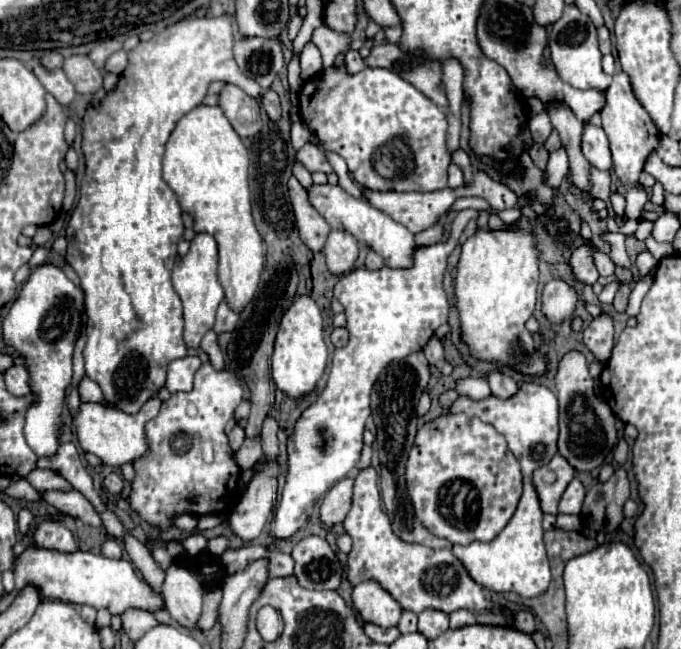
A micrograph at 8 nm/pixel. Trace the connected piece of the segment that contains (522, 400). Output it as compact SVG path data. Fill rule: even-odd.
M524 382L518 390L516 396L508 398L508 400L500 400L500 398L486 398L482 402L474 402L466 396L460 396L450 412L464 412L468 416L478 416L482 422L492 424L508 442L508 448L514 452L514 456L518 458L520 466L522 466L522 474L524 478L530 478L530 474L548 464L552 460L552 456L556 454L556 440L558 440L558 398L554 392L550 392L546 386L542 384L532 384L532 382Z

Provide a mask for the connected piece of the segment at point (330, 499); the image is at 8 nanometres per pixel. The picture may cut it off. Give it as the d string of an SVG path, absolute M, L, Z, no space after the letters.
M344 478L328 490L328 494L324 496L324 502L320 506L322 524L334 526L346 518L350 504L352 504L352 486L354 486L354 480Z

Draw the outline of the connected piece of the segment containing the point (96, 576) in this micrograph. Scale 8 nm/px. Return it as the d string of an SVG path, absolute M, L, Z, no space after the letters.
M30 546L16 562L16 588L24 588L26 584L36 586L42 596L46 598L58 598L64 602L74 602L74 604L88 604L96 610L106 608L110 614L122 614L124 610L138 608L138 610L148 610L156 612L164 608L164 598L152 586L140 578L136 572L134 564L130 560L114 560L106 558L102 554L92 554L92 552L74 552L74 554L62 554L56 550L46 550L38 546Z

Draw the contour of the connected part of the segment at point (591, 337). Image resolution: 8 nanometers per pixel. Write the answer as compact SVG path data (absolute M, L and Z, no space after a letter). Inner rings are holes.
M607 313L590 322L590 326L584 330L583 341L598 360L606 362L610 358L614 348L614 326Z

